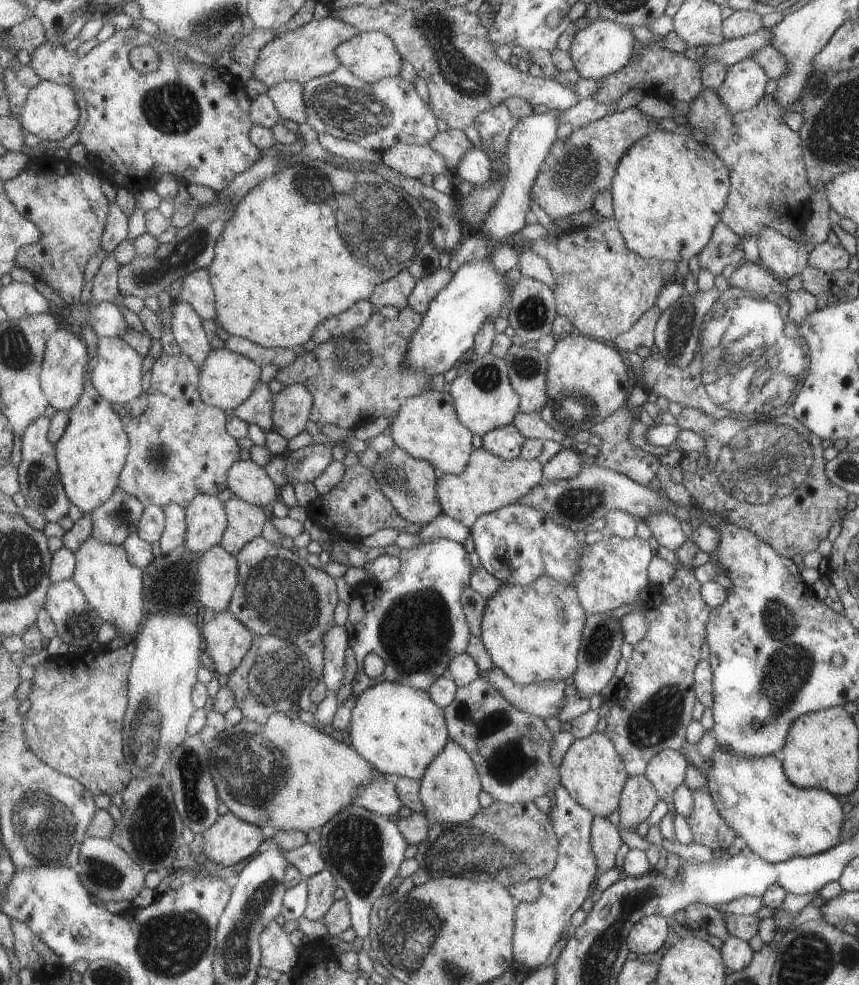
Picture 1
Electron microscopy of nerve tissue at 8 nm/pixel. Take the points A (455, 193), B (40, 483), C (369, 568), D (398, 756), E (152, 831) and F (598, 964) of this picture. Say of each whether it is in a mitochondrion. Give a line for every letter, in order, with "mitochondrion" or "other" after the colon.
A: other
B: mitochondrion
C: other
D: other
E: mitochondrion
F: mitochondrion

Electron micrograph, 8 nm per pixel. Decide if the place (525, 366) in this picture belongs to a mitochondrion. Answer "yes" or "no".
yes

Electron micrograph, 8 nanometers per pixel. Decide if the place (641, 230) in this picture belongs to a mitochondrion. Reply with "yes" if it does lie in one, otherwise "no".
no

